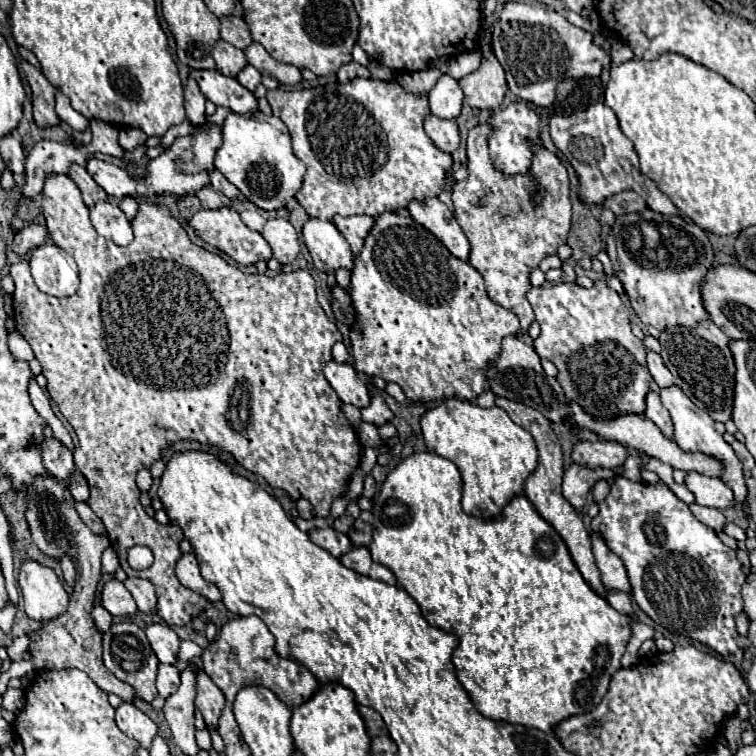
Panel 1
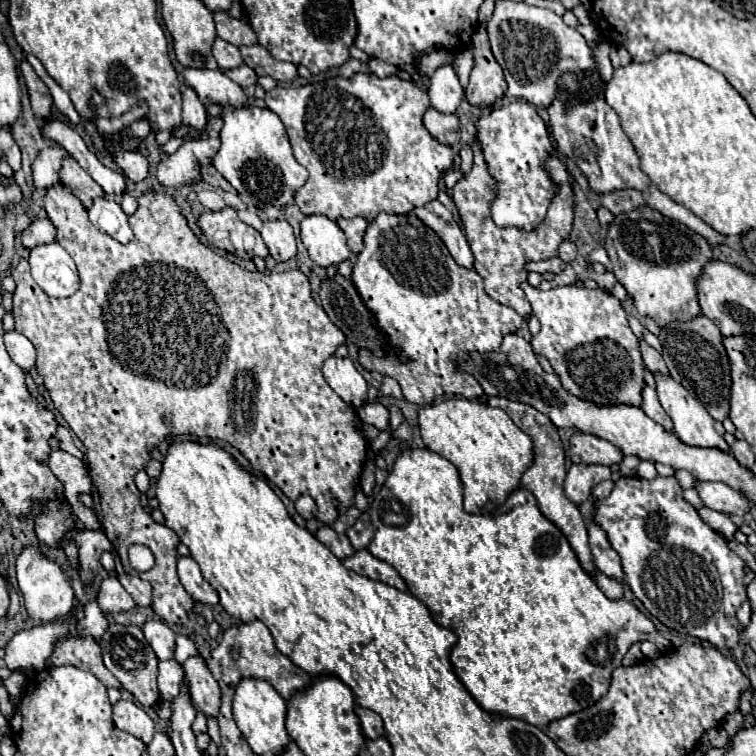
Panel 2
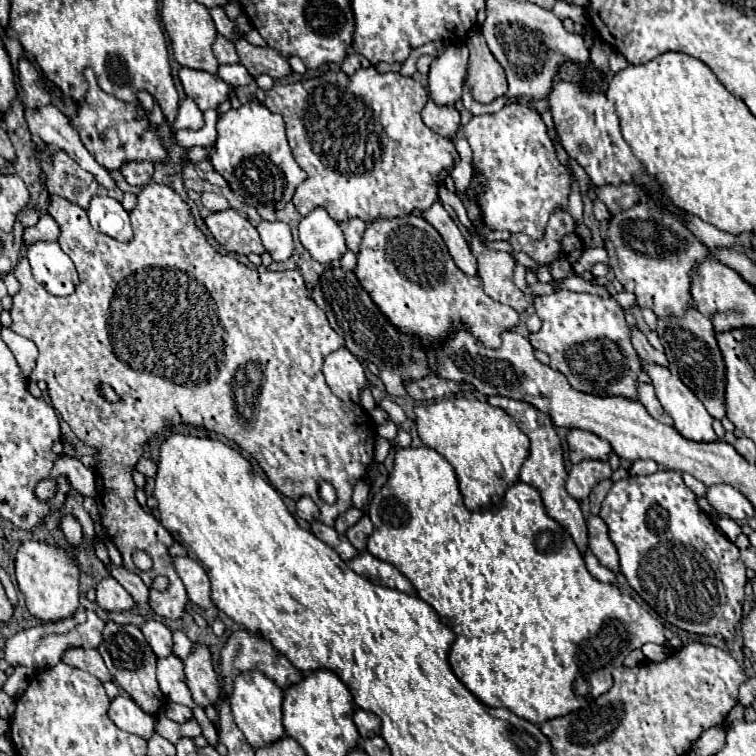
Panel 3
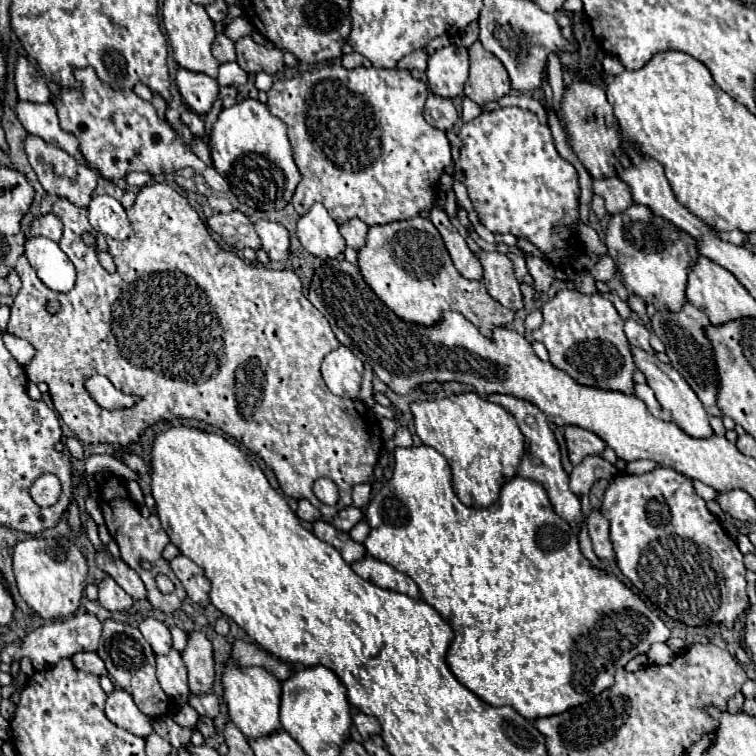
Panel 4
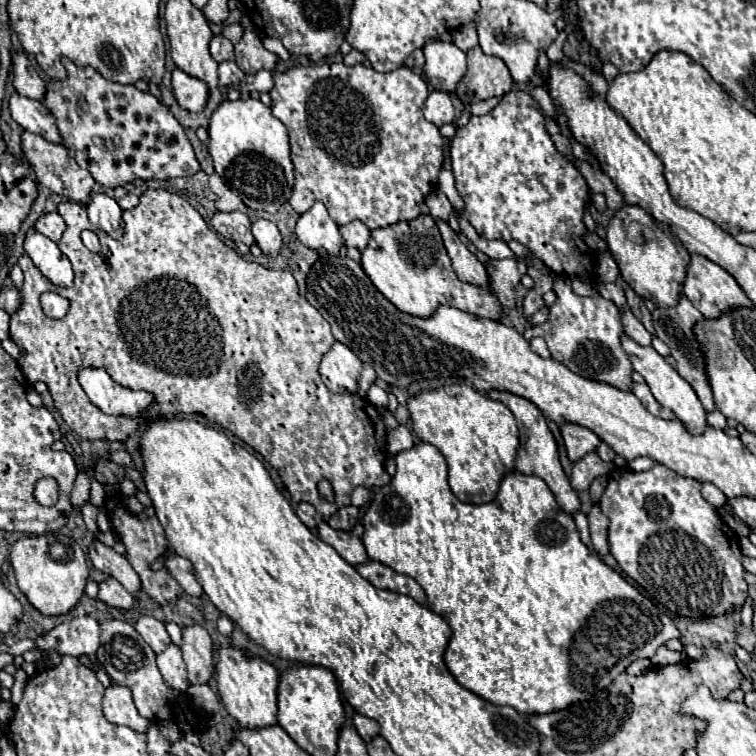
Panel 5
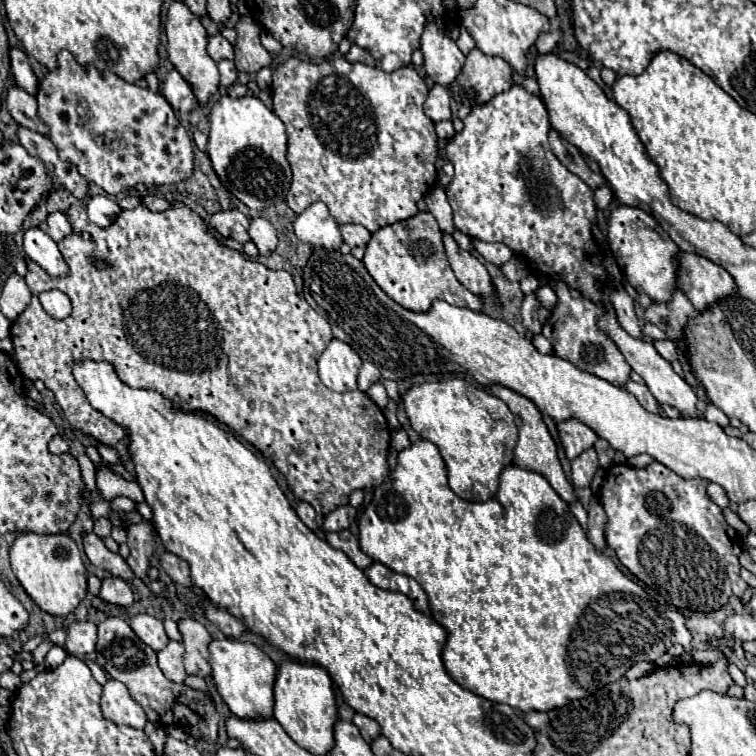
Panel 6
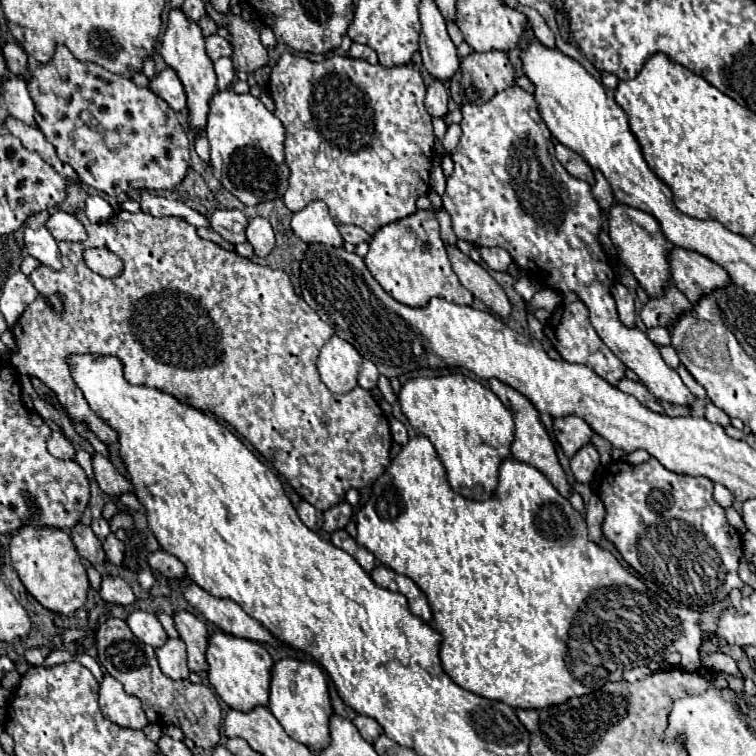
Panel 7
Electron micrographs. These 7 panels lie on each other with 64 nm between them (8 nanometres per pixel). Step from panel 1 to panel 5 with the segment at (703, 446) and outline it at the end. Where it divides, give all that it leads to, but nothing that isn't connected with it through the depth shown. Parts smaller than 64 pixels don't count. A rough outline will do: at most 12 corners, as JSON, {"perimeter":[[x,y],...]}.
{"perimeter":[[620,336],[654,398],[690,432],[706,430],[696,392],[652,346]]}

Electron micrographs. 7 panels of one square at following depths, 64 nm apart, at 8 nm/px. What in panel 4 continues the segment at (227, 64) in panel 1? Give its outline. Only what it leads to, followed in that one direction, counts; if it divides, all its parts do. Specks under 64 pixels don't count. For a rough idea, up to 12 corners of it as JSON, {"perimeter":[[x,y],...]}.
{"perimeter":[[216,34],[212,44],[214,58],[222,62],[236,60],[234,42],[226,34]]}

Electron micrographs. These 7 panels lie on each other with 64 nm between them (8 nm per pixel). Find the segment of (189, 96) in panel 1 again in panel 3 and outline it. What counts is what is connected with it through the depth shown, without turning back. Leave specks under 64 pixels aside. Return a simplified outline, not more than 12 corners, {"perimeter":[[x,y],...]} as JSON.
{"perimeter":[[186,98],[180,104],[174,130],[200,130],[200,108]]}

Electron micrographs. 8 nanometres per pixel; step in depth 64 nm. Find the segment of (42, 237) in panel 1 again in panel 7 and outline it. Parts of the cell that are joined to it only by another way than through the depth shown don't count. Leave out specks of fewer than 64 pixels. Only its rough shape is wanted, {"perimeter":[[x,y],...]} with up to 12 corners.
{"perimeter":[[54,212],[46,228],[60,240],[84,242],[86,230],[74,214]]}

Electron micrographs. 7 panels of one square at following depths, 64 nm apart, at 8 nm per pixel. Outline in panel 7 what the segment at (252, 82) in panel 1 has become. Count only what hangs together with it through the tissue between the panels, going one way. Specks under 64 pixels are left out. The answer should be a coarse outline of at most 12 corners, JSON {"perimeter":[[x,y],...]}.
{"perimeter":[[218,58],[214,72],[218,90],[226,90],[234,80],[230,58]]}

